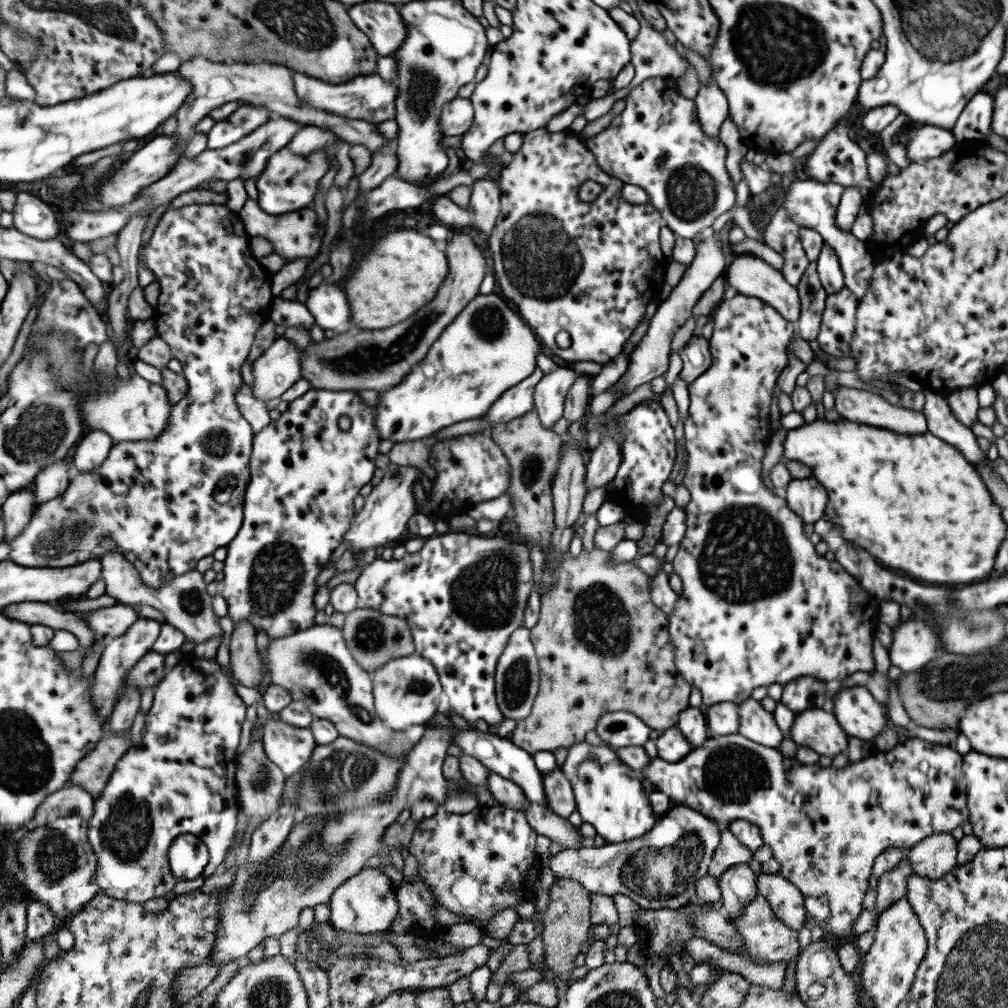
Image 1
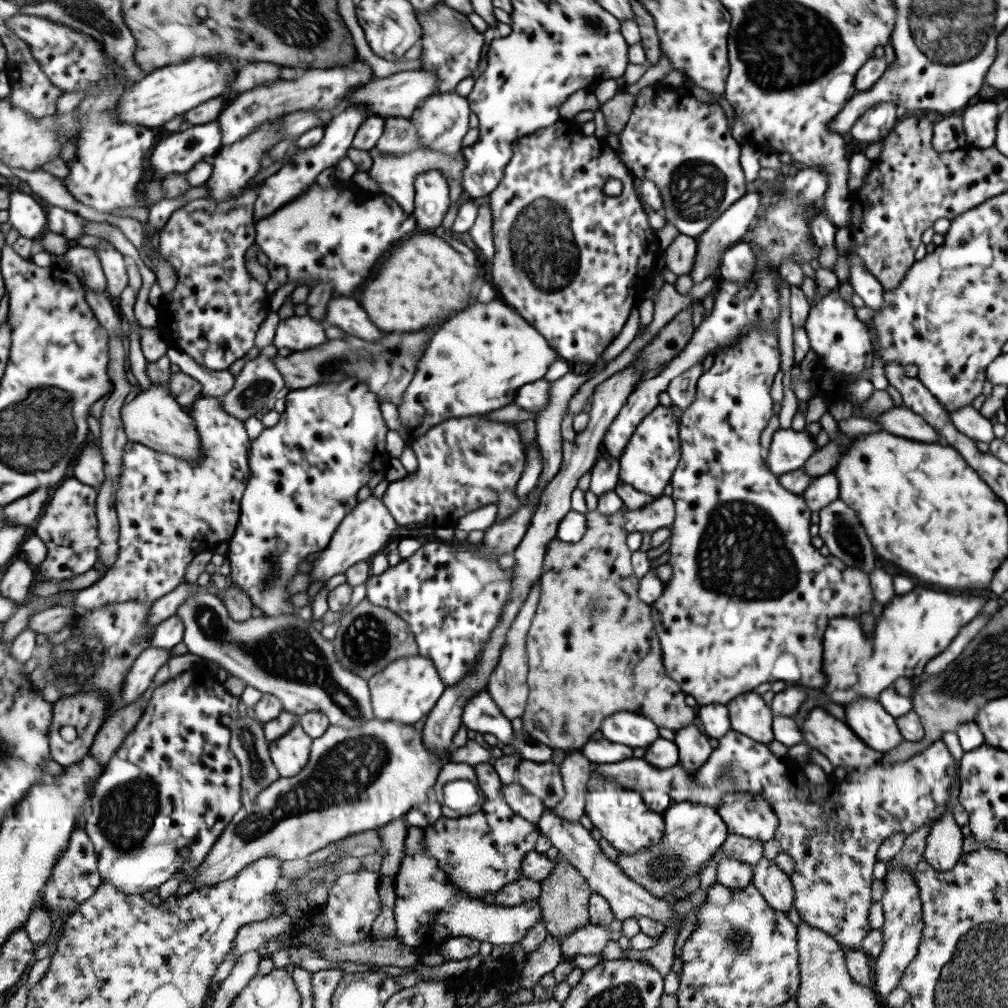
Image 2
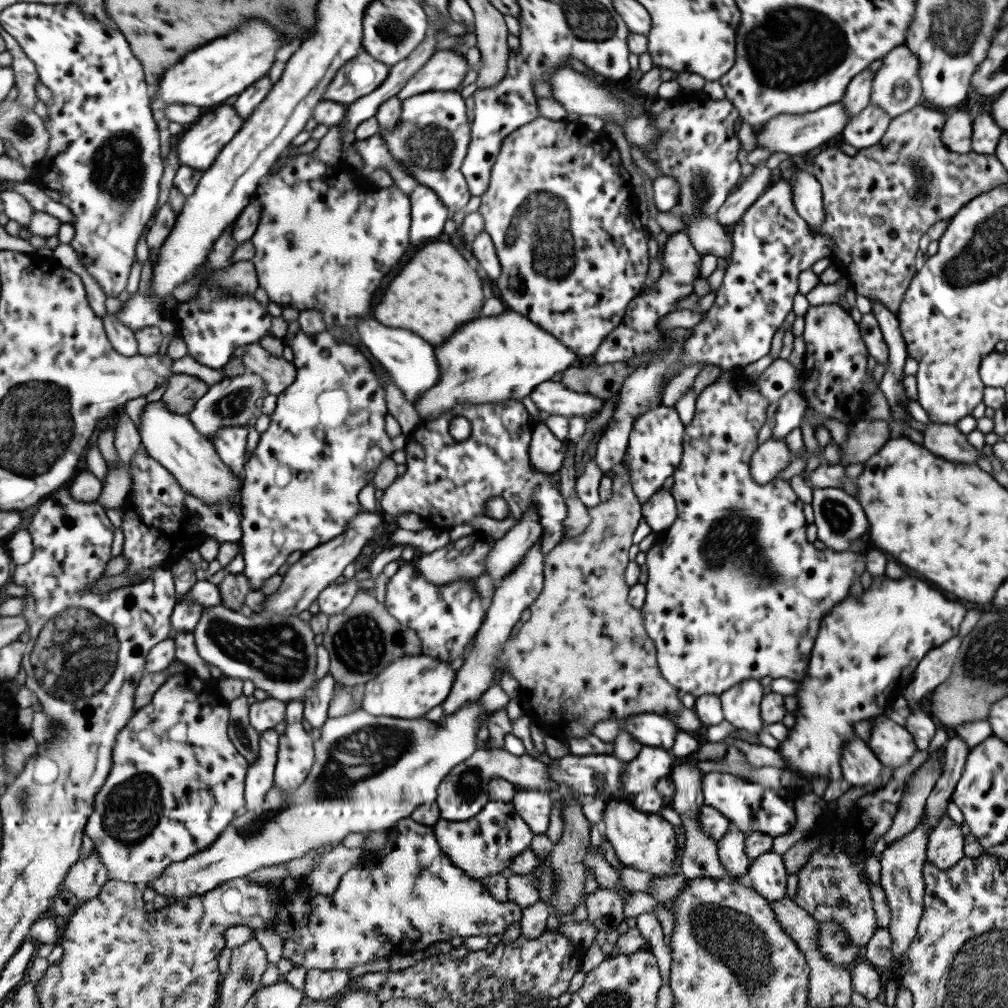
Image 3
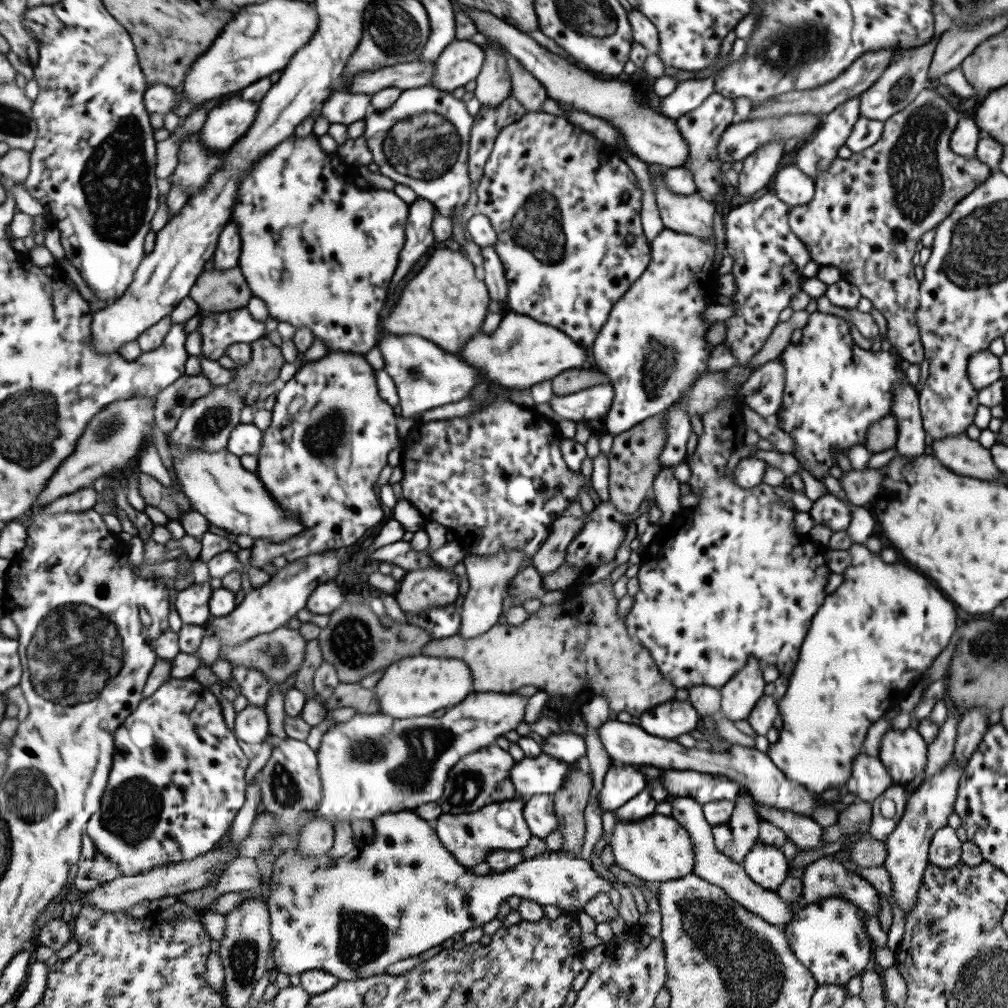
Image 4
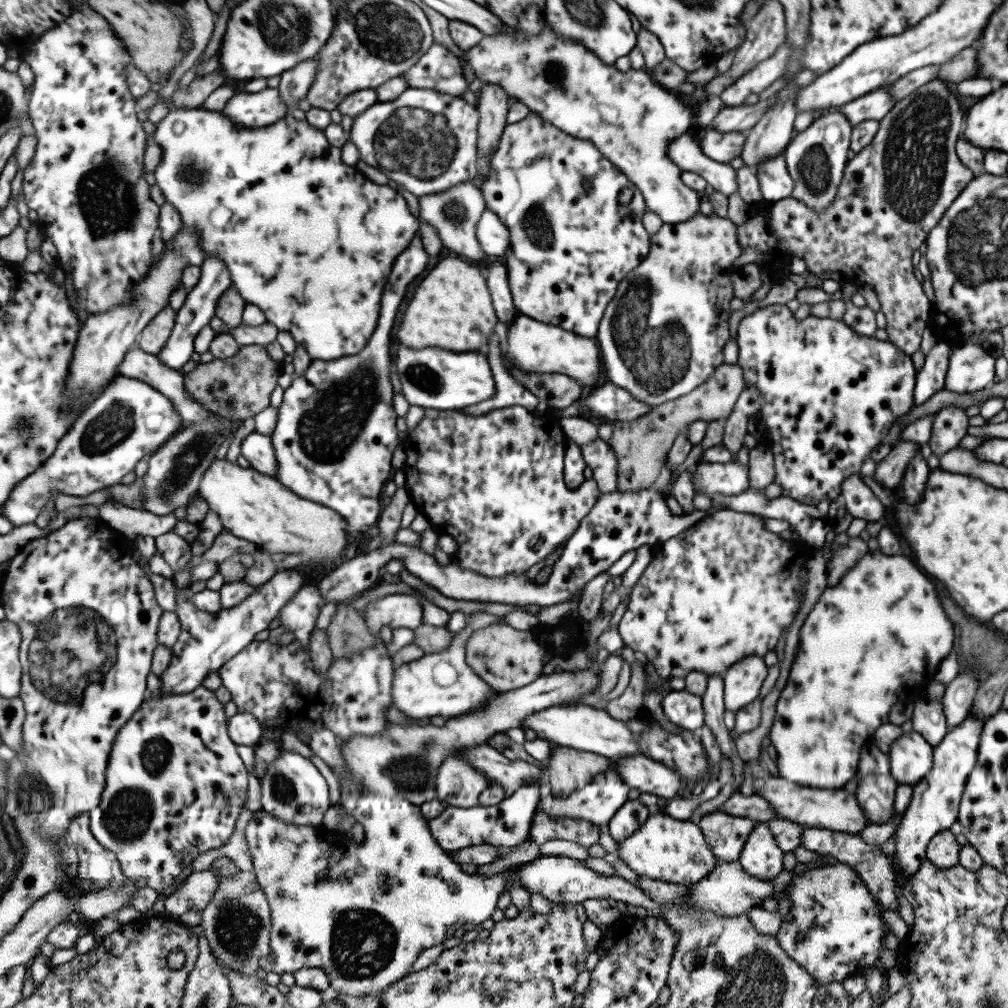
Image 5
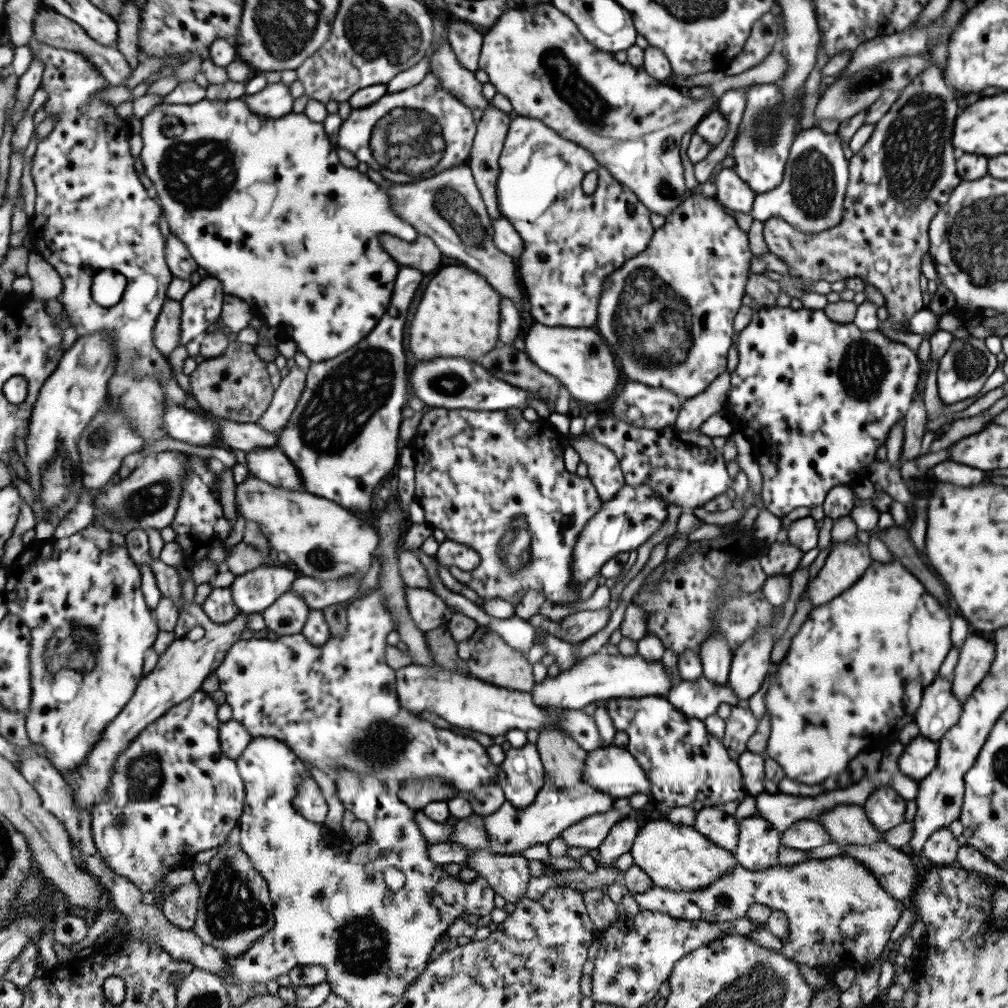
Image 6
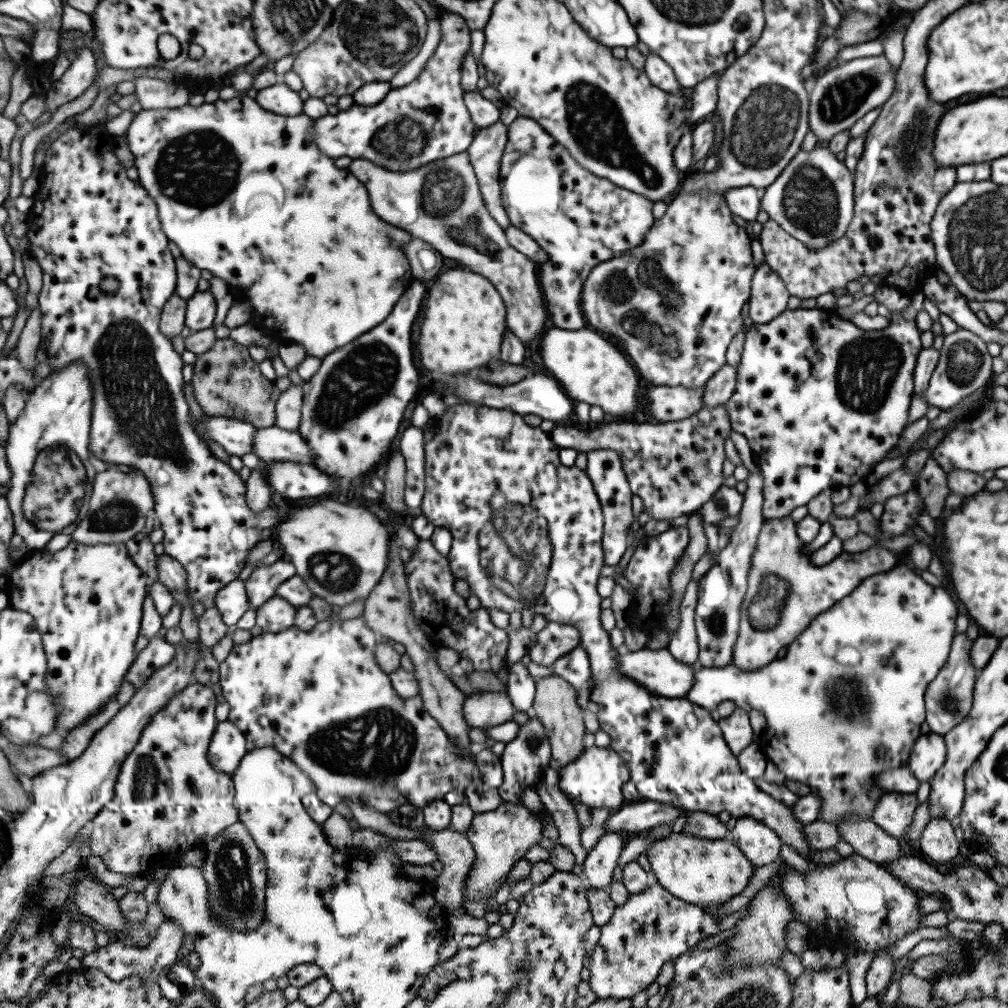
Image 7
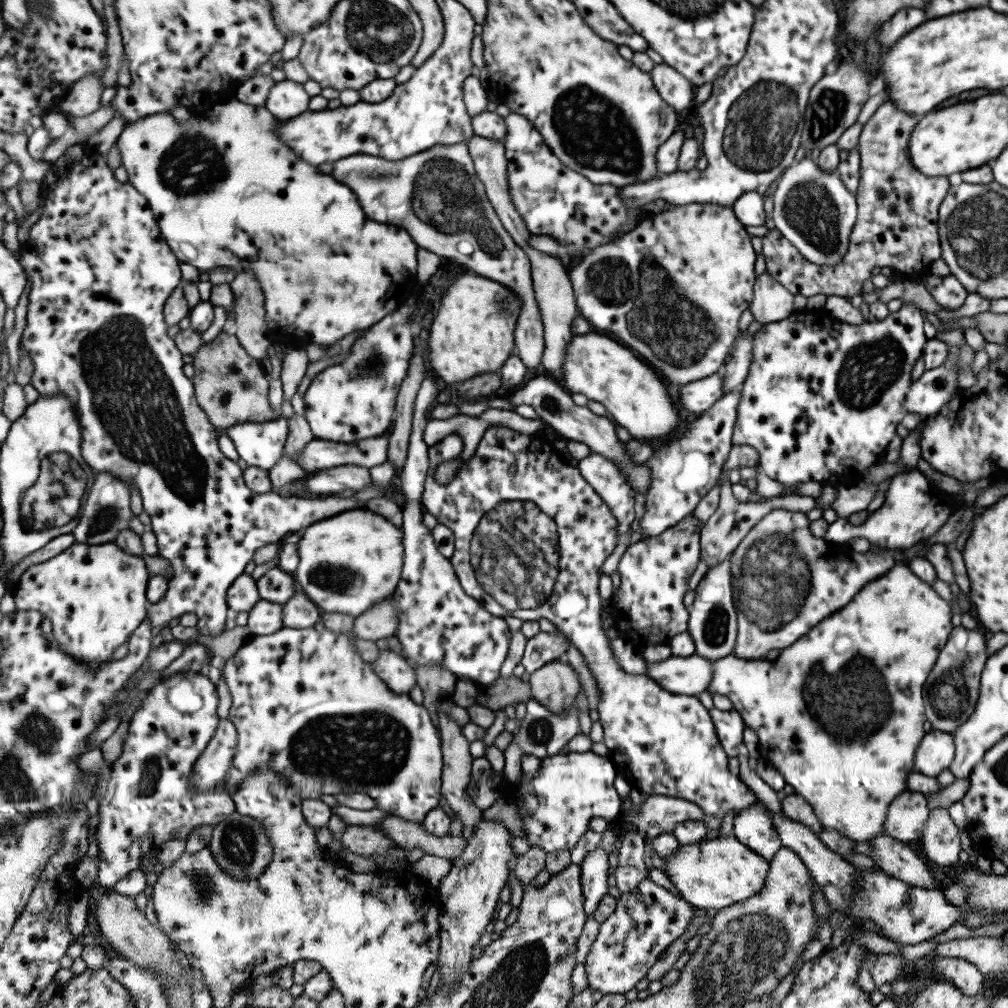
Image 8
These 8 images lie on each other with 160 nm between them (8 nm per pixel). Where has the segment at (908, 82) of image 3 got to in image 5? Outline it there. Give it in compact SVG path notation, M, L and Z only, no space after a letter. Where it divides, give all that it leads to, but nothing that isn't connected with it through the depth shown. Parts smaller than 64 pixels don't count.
M880 86L871 92L867 92L867 94L863 94L863 96L858 96L855 100L850 100L847 104L837 108L837 110L847 118L851 127L863 120L878 121L897 102L897 100L892 100L892 96L886 90L888 86Z

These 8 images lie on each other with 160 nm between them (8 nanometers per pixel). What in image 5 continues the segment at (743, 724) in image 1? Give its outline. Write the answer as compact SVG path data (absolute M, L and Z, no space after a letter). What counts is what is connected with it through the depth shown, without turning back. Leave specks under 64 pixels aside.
M747 655L727 668L722 674L725 710L734 713L758 698L766 670L763 658L755 655Z

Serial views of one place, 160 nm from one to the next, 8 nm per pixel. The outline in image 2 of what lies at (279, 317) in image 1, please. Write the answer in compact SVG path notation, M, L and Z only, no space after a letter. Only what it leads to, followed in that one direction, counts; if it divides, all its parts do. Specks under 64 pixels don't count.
M293 316L285 321L280 321L275 331L273 344L287 347L291 352L302 352L319 347L327 343L323 333L325 325L313 317Z

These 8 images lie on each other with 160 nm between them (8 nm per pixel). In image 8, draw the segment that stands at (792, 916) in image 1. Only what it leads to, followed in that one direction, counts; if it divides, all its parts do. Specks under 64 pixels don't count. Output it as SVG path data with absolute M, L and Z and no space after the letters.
M761 804L735 814L731 836L767 862L782 846Z

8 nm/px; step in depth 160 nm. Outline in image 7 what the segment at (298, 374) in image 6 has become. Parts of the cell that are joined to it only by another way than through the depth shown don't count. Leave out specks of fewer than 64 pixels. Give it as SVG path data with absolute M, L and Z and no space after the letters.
M303 381L300 385L291 384L279 397L275 426L291 431L299 429L304 405L304 390L302 388Z

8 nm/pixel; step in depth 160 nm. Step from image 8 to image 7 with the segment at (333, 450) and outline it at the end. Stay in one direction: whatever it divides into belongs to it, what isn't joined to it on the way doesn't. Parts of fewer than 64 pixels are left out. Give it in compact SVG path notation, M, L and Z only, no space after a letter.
M275 425L257 431L253 453L265 461L293 460L301 464L314 464L314 450L301 433Z

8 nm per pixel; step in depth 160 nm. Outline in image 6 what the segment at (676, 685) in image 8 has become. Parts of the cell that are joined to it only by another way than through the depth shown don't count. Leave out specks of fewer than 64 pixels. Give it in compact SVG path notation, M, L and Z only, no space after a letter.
M597 651L571 668L559 672L555 677L546 676L541 683L535 683L530 691L533 702L538 707L561 708L566 710L583 709L595 700L615 697L639 698L644 696L666 696L672 687L671 674L665 670L661 661L647 662L640 654L608 655Z

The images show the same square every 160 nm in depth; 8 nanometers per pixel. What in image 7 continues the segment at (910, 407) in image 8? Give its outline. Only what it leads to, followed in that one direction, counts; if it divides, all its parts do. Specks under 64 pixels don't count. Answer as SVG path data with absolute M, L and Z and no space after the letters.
M960 328L944 336L943 345L938 352L937 364L922 396L927 405L943 411L956 405L960 398L976 391L979 387L984 387L991 371L992 357L987 353L985 343L976 334Z

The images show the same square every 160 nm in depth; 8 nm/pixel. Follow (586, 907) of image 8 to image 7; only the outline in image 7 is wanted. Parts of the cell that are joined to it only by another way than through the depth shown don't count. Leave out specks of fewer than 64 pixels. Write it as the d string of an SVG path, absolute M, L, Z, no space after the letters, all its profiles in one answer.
M622 833L604 834L597 844L586 852L582 871L587 889L608 887L615 866L620 864L621 854L626 843Z

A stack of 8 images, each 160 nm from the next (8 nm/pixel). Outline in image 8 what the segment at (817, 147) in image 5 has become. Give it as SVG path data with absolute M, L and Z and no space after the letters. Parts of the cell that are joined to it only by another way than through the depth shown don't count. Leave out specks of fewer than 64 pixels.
M814 159L793 162L777 178L770 215L773 228L786 238L806 262L819 266L839 265L856 221L856 200L834 172L817 168Z

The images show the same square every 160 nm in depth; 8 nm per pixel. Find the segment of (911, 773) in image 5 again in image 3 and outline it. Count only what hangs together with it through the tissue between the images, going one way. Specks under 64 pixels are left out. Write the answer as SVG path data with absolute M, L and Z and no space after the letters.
M883 714L882 717L878 715L871 719L874 719L873 726L866 743L877 761L889 769L907 764L917 749L911 734Z

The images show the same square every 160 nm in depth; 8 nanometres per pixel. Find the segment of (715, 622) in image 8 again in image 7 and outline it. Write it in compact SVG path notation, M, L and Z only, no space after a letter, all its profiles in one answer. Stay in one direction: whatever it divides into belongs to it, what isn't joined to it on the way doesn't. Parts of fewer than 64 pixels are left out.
M731 431L728 436L734 444L734 450L742 460L742 465L748 470L749 476L745 480L746 489L743 493L743 500L739 512L739 522L730 532L728 543L720 549L711 568L703 574L698 580L696 589L696 605L694 606L694 631L696 634L696 643L698 644L697 665L703 667L720 667L729 664L732 660L732 650L738 635L739 624L739 605L743 602L743 597L747 586L747 575L751 565L751 556L755 552L756 538L761 528L764 518L762 517L762 477L760 468L754 461L751 449L741 434Z

